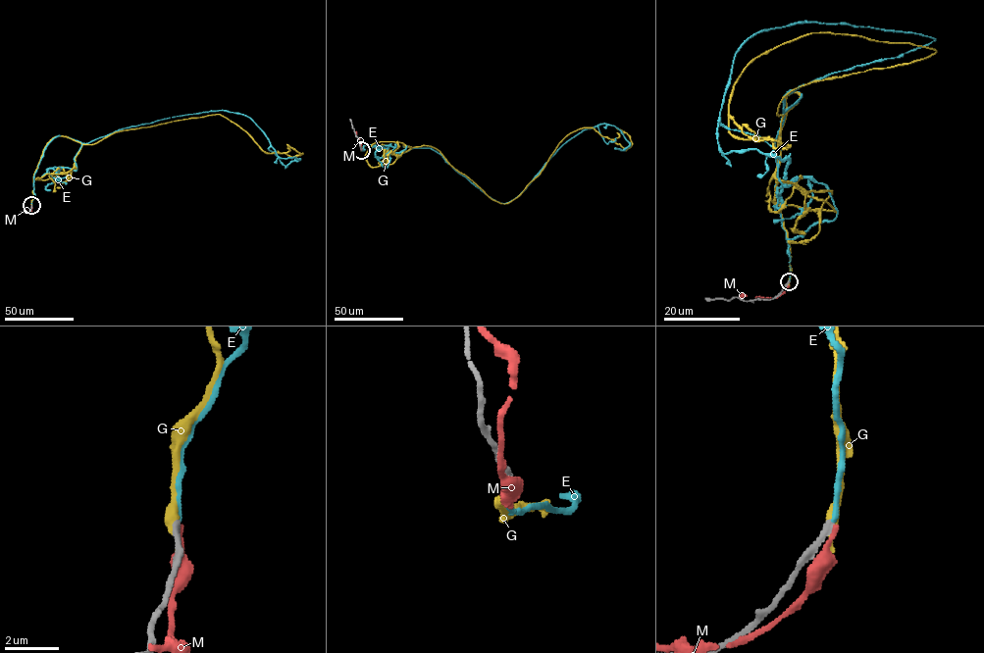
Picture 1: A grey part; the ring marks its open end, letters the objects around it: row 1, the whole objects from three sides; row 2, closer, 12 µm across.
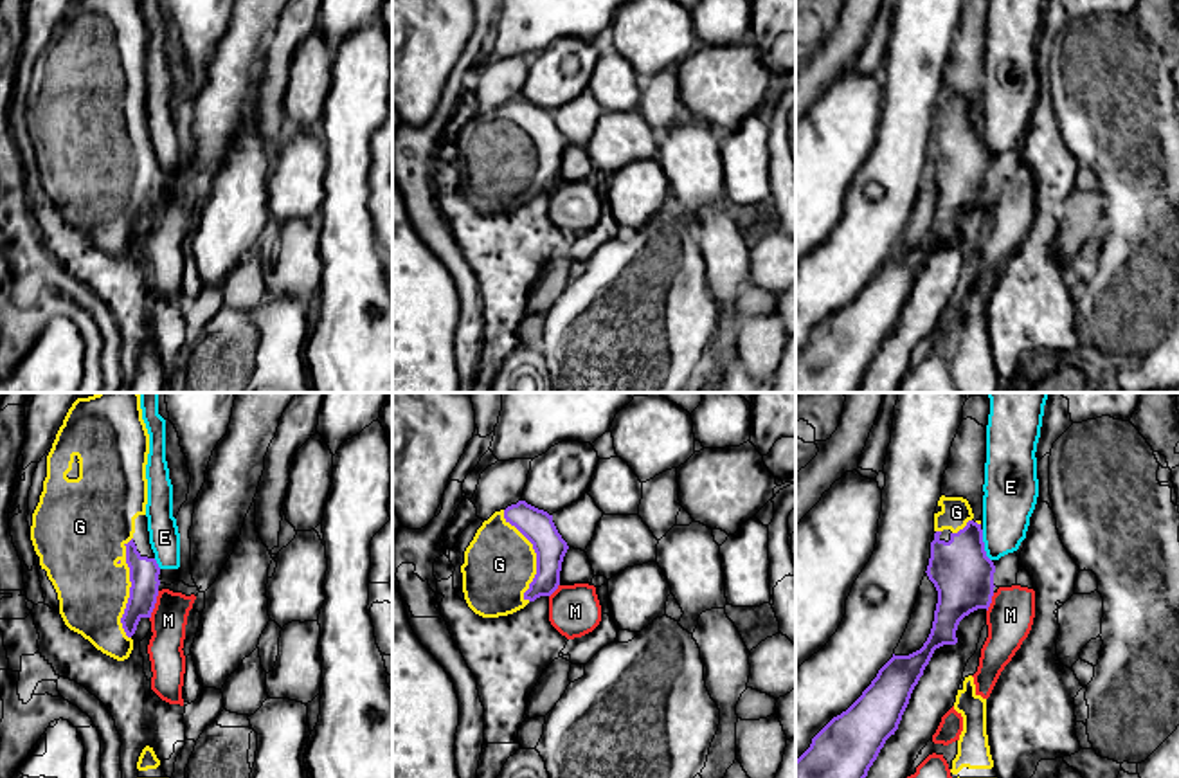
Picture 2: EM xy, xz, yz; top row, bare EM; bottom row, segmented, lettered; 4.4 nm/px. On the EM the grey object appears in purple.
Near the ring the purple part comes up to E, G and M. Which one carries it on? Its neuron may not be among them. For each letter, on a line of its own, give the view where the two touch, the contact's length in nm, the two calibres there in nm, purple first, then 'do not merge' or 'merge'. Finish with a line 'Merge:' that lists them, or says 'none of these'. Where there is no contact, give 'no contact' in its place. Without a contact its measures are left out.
E: contact in yz; length 150 nm; calibres 280 and 240 nm; do not merge
G: contact in xy; length 460 nm; calibres 130 and 320 nm; merge
M: contact in xy; length 130 nm; calibres 130 and 160 nm; do not merge
Merge: G

